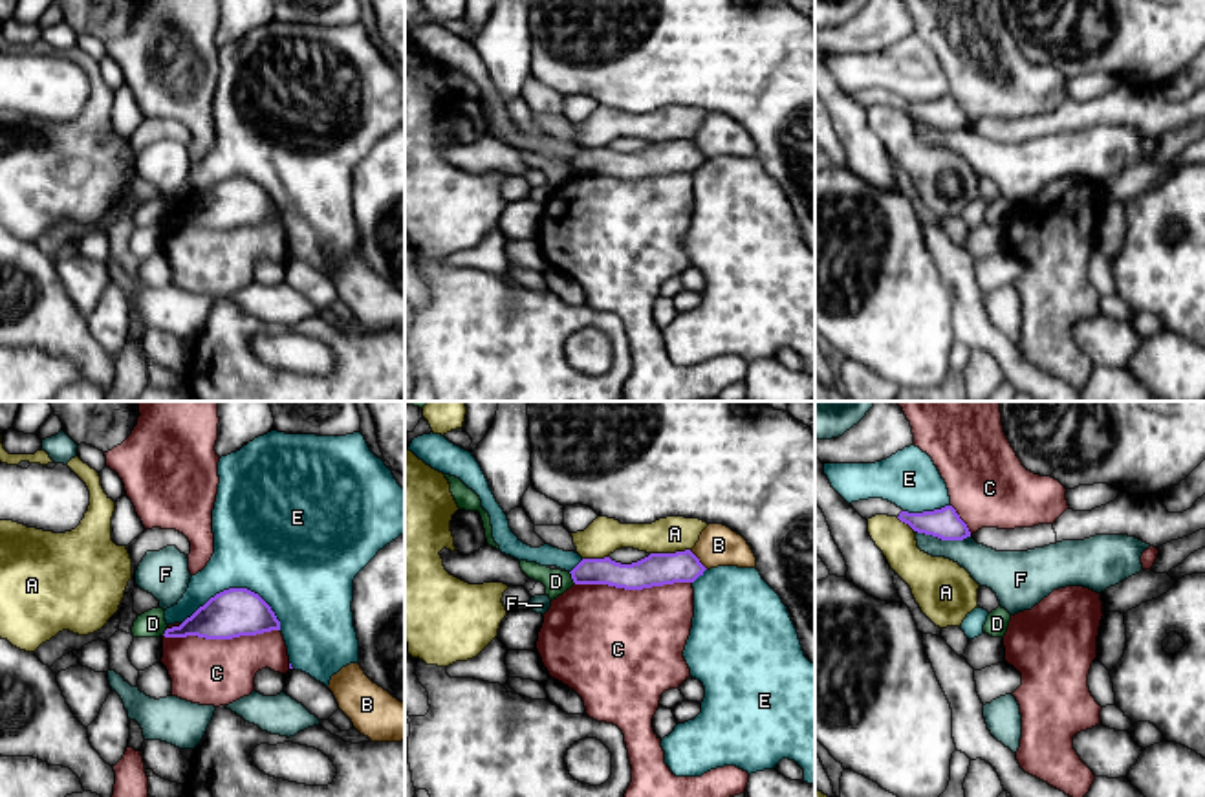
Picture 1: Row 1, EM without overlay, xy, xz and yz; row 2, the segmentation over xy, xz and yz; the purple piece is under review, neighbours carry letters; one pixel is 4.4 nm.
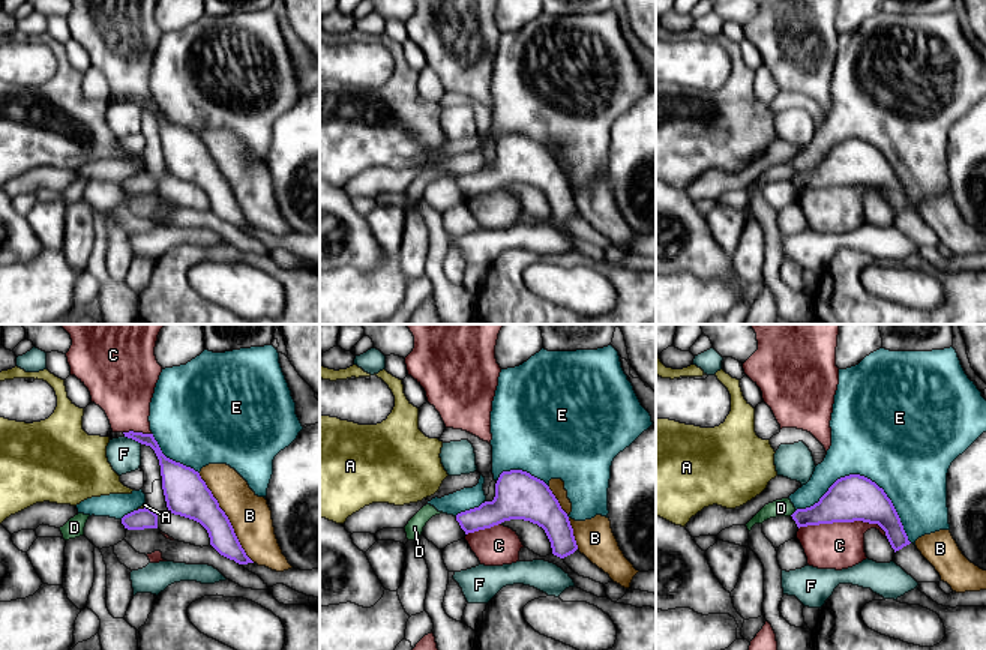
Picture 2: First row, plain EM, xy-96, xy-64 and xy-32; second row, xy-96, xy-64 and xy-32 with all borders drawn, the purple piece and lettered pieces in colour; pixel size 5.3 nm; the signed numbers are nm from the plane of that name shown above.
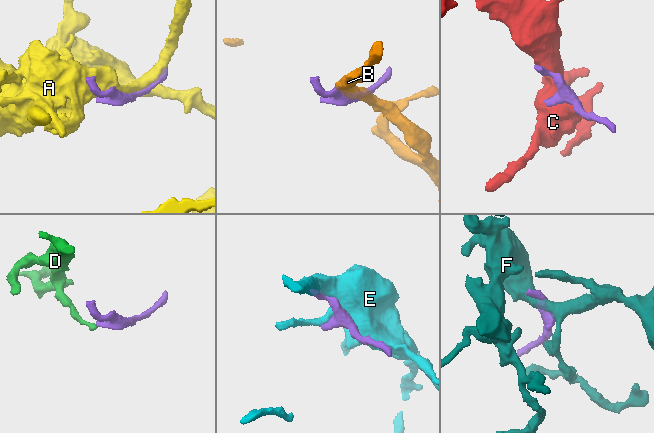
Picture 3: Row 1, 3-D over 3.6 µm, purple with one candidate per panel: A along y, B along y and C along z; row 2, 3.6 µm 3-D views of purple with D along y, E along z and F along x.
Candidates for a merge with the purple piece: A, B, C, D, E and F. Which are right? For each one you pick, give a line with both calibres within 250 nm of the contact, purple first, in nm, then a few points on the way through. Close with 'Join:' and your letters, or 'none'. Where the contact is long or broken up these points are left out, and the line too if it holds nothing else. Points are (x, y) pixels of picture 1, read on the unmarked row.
Join: none

